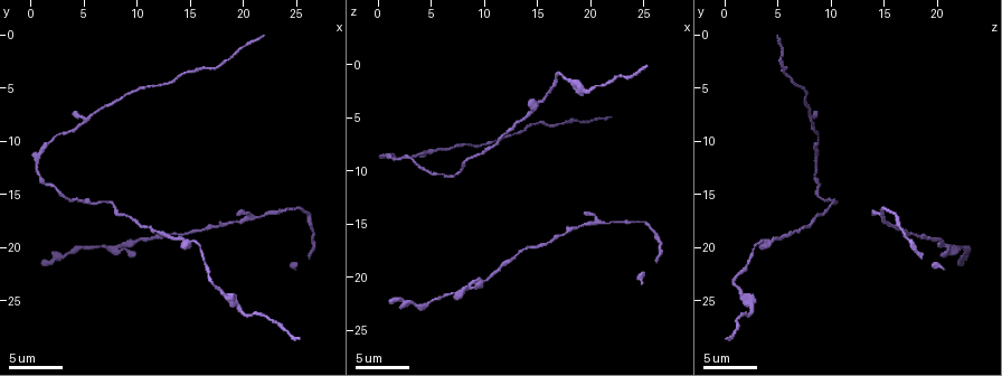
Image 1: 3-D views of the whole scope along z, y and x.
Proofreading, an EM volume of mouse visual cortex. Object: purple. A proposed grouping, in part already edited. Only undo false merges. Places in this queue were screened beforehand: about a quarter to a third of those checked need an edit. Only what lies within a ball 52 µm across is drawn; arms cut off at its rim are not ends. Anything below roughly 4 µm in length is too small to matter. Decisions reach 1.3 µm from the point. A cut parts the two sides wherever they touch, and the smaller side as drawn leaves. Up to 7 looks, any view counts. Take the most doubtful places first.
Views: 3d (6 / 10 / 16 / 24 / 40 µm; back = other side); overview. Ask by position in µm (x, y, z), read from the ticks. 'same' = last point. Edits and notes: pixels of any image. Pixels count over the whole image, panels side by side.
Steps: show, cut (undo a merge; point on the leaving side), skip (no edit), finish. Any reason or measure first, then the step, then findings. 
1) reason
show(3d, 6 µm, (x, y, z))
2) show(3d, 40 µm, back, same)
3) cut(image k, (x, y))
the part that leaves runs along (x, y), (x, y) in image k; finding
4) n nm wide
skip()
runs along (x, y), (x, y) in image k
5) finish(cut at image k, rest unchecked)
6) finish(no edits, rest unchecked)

sudden change in width
show(3d, 10 µm, (19.8, 26.0, 2.6))

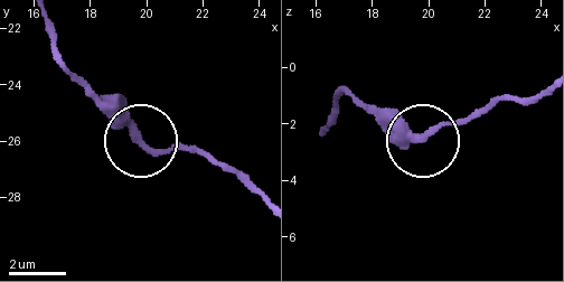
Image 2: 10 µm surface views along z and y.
skip()
runs along (45, 25), (63, 60), (142, 140), (197, 148) in image 2; one neuron here

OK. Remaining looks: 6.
side arm on a straight run
show(3d, 10 µm, (3.0, 20.8, 22.2))

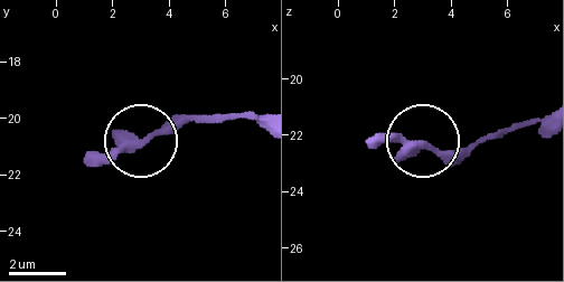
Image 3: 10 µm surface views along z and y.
270 nm wide
skip()
one neuron here

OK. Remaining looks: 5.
narrows sharply
show(3d, 16 µm, (0.6, 12.6, 8.4))

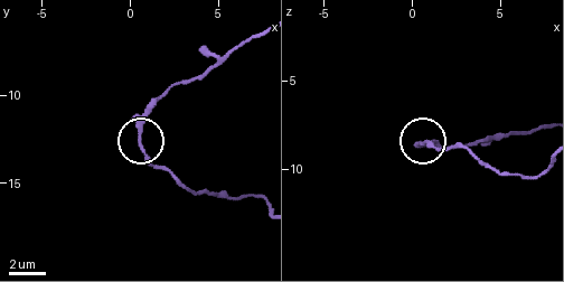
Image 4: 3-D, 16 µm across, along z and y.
show(3d, 6 µm, (0.6, 12.8, 8.5))

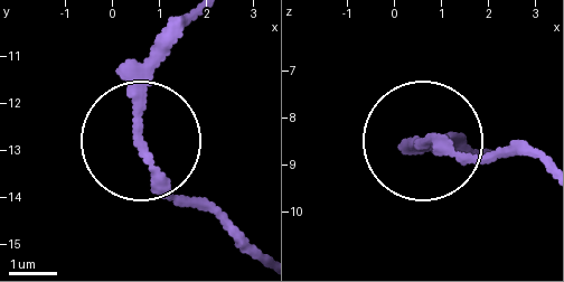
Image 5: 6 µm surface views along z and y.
cut(image 5, (169, 24))
the part that leaves runs along (142, 83), (190, 26) in image 5; two neurons meet here

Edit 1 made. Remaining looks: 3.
finish(cut at image 5, rest unchecked)

